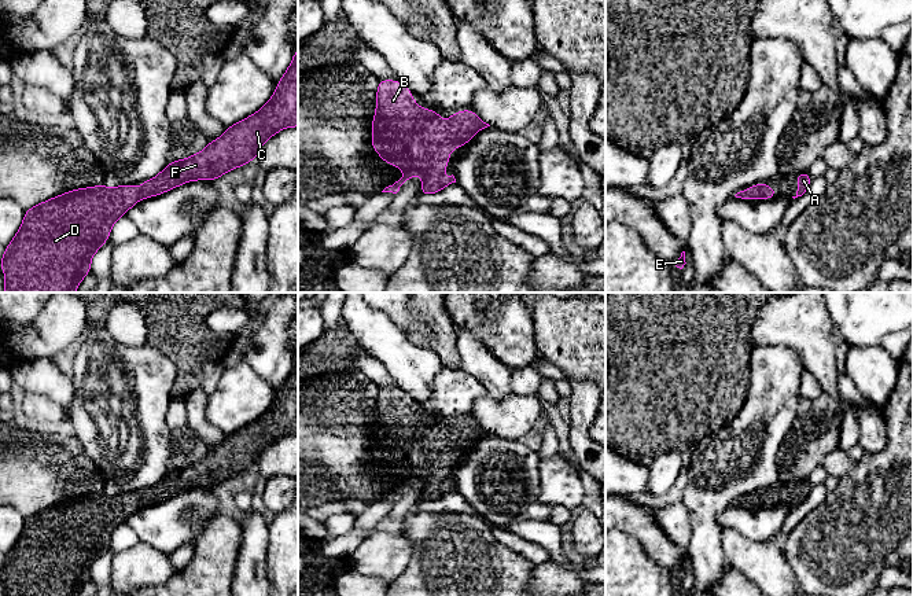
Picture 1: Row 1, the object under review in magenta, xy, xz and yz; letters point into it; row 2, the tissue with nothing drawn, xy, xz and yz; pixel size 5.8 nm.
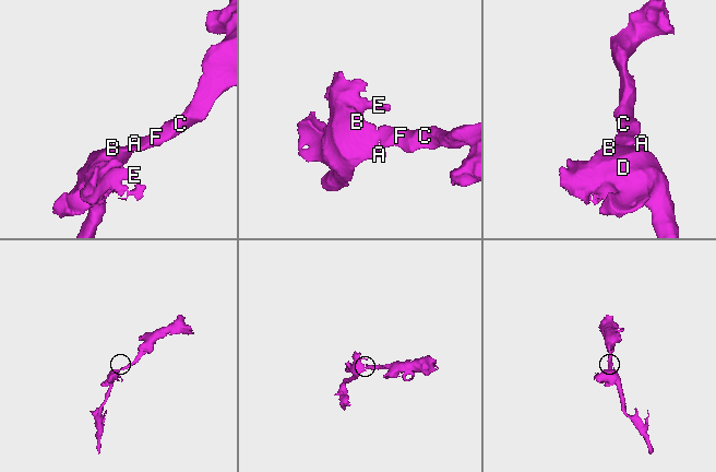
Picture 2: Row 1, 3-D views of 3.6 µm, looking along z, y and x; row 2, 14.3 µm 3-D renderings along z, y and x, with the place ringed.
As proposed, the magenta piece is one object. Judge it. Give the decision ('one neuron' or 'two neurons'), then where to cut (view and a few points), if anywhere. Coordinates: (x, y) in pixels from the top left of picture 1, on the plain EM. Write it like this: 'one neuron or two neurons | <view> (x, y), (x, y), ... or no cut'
one neuron | no cut

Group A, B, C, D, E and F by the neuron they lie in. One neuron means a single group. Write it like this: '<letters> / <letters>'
A B C D E F

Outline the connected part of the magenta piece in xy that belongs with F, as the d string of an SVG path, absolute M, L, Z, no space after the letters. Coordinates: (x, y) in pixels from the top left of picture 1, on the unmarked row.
M298 357L294 360L292 369L279 389L269 409L253 423L227 435L224 442L214 449L209 449L203 459L183 468L172 468L155 486L144 489L137 497L130 492L124 492L117 496L107 496L103 492L73 497L26 518L19 538L5 555L4 564L0 567L5 584L4 596L78 596L80 589L91 580L92 563L108 547L113 531L125 523L136 509L143 505L163 501L192 488L213 489L224 481L255 467L262 452L269 445L290 434L298 434Z

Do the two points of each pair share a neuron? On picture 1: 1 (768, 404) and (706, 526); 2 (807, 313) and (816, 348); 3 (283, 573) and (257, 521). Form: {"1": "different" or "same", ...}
{"1": "same", "2": "same", "3": "different"}

